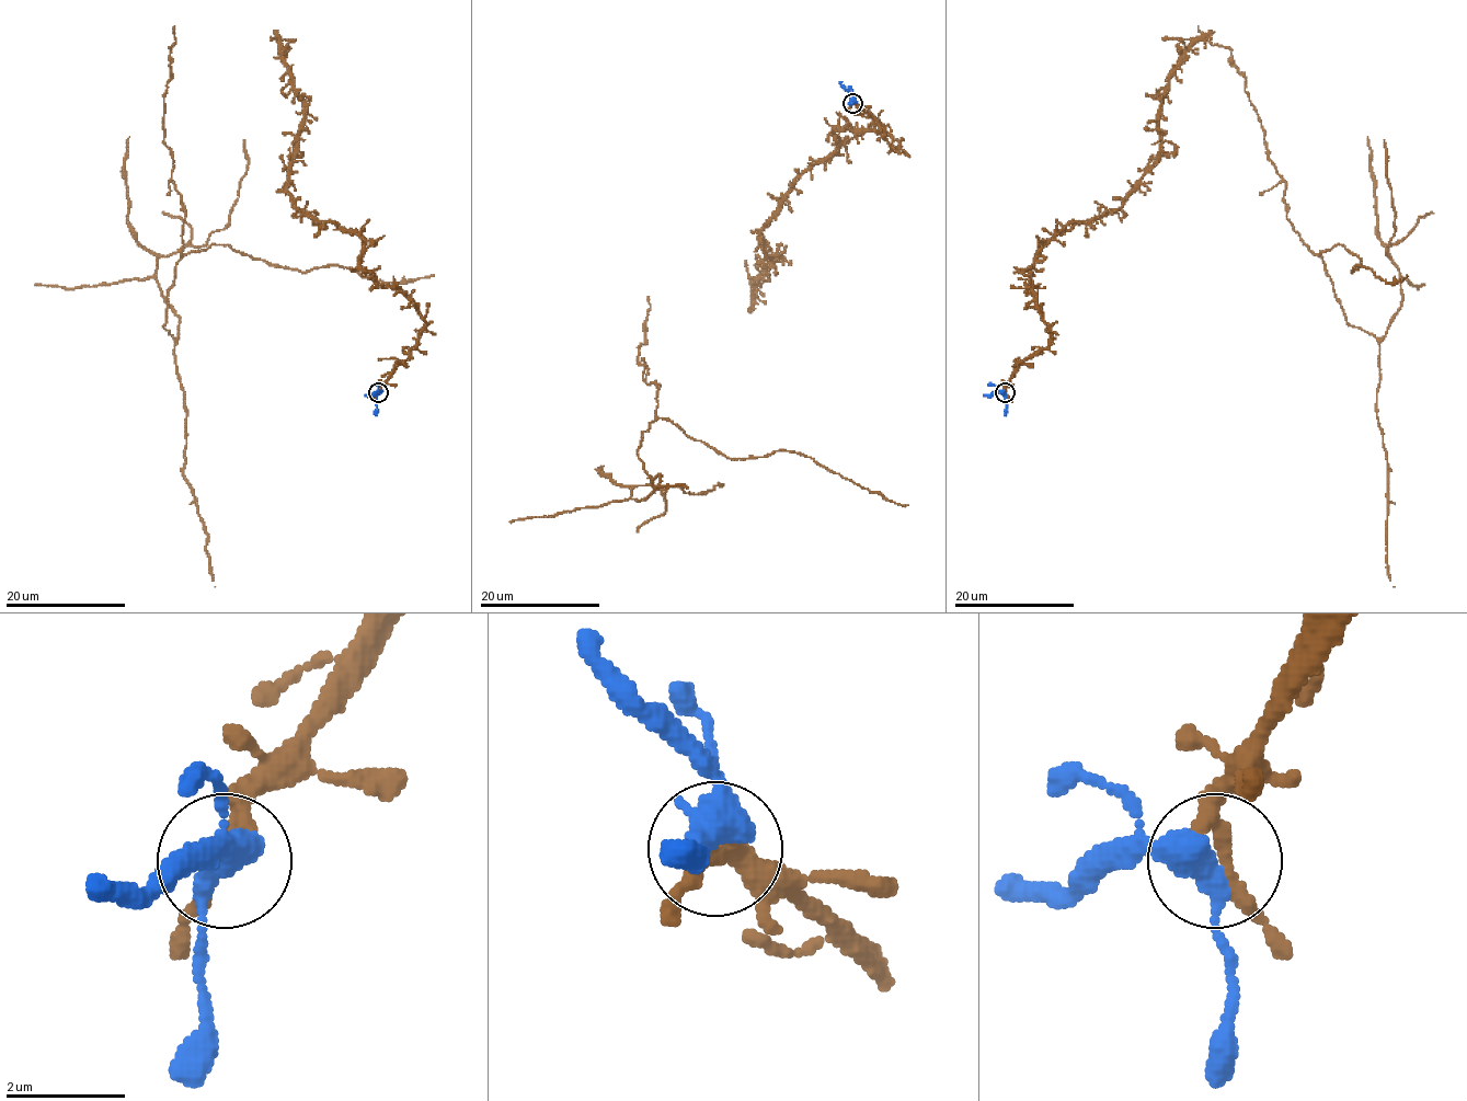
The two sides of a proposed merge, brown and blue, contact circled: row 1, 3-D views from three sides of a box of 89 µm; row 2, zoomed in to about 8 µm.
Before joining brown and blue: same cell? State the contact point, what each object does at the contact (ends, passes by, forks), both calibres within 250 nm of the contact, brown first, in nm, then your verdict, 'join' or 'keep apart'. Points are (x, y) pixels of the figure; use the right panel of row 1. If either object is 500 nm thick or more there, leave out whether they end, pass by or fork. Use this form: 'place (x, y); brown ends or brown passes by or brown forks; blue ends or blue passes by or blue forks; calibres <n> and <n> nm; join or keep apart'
place (1005, 392); brown passes by; blue passes by; calibres 220 and 480 nm; join

